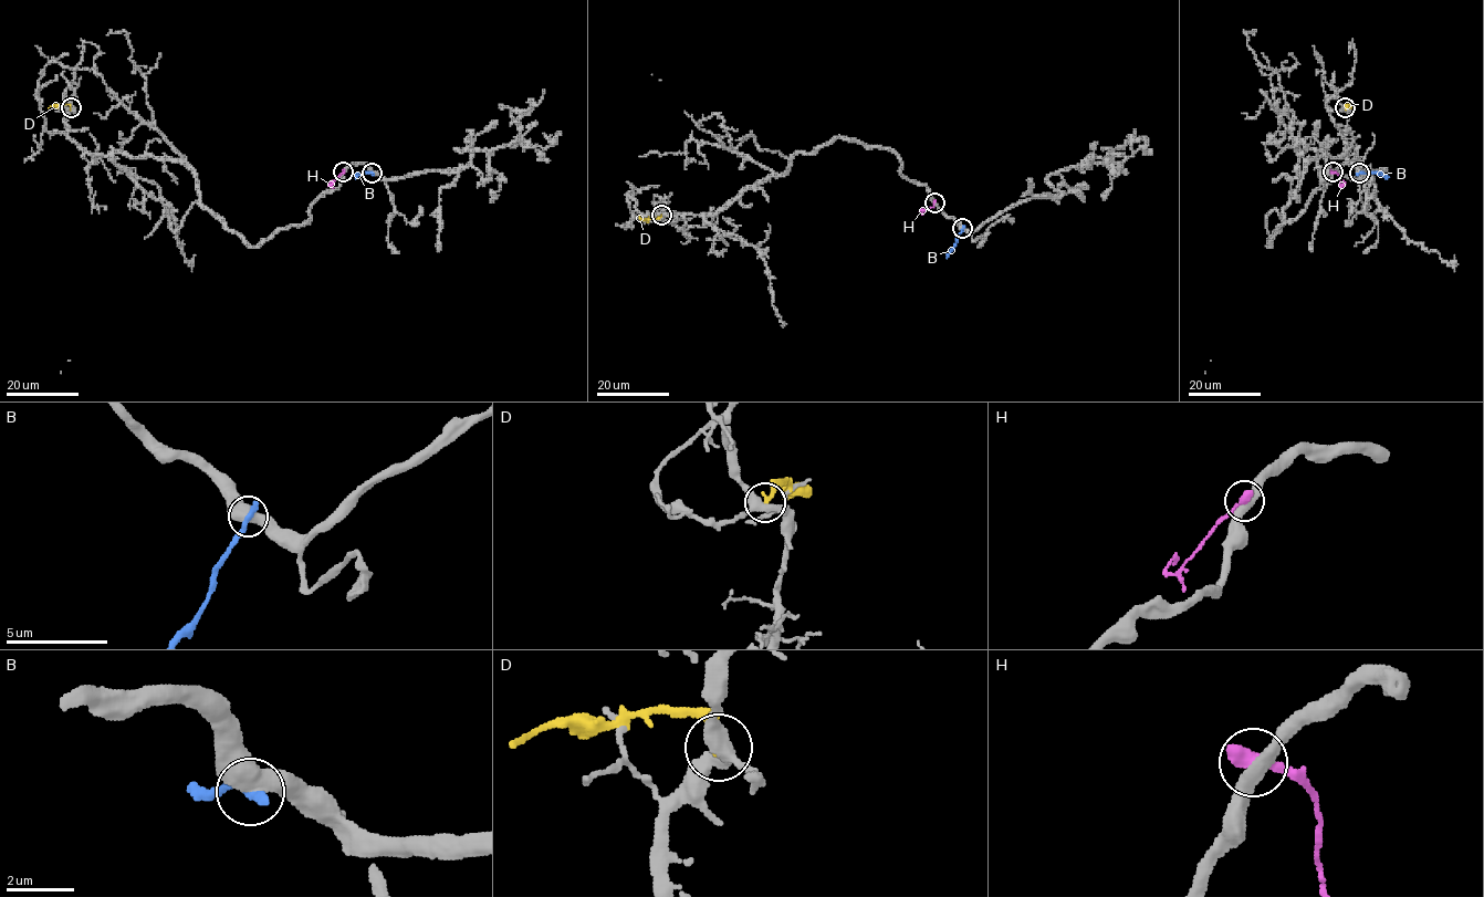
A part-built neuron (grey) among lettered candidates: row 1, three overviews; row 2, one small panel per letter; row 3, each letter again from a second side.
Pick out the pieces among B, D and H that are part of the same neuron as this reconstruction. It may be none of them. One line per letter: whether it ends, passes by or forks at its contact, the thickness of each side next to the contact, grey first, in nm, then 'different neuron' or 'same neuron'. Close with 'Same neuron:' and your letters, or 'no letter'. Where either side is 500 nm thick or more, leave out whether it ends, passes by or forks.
B: 500 nm thick on the grey side, 360 nm on the other; different neuron
D: it ends there; 380 nm thick on the grey side, 240 nm on the other; different neuron
H: 400 nm thick on the grey side, 500 nm on the other; different neuron
Same neuron: no letter

